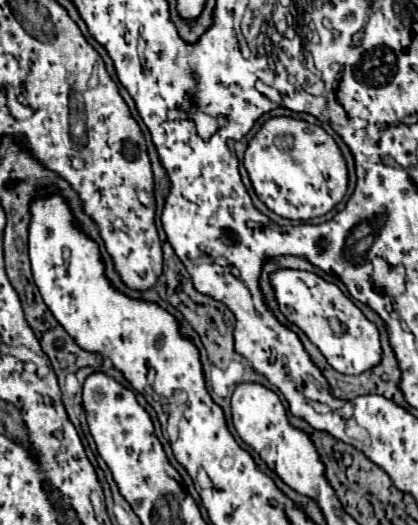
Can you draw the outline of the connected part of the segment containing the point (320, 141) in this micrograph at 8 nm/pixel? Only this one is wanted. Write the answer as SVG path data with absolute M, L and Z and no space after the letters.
M290 116L268 118L244 152L244 168L256 196L278 216L310 220L330 212L346 194L346 162L334 138L320 126Z

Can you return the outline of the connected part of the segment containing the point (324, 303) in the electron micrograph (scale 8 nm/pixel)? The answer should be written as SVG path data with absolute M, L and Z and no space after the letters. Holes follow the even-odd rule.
M280 268L270 274L270 286L274 290L280 312L288 318L288 322L296 324L314 346L318 346L318 350L334 370L344 374L360 374L380 362L378 328L370 320L366 320L358 306L350 298L346 298L336 284L322 280L312 272ZM328 316L340 320L344 328L342 336L336 338L332 334L328 326Z

